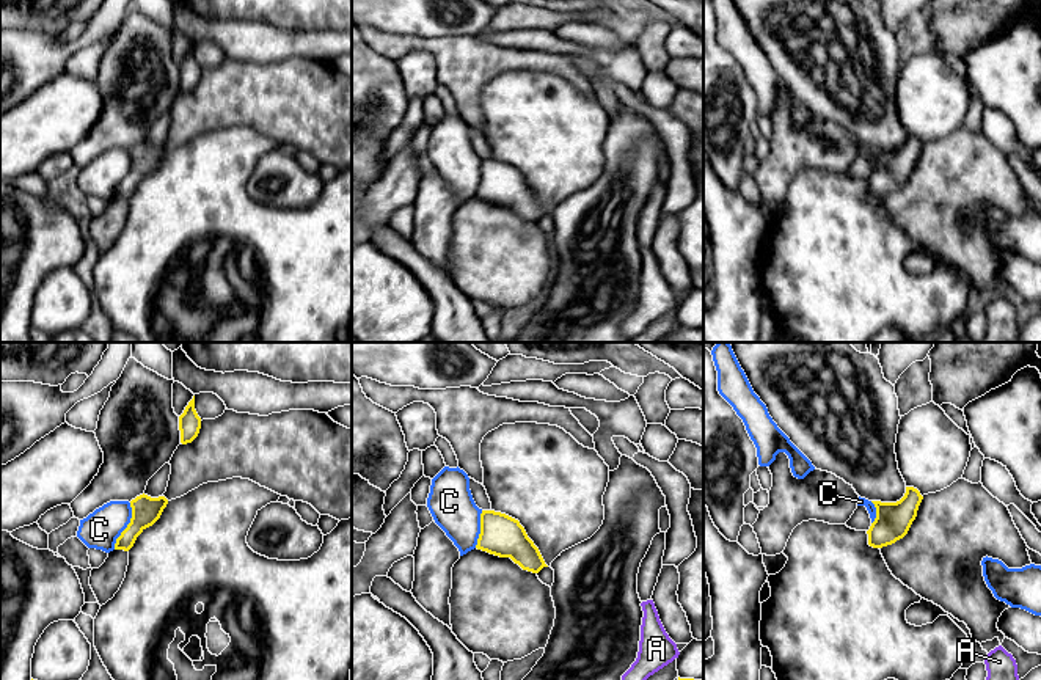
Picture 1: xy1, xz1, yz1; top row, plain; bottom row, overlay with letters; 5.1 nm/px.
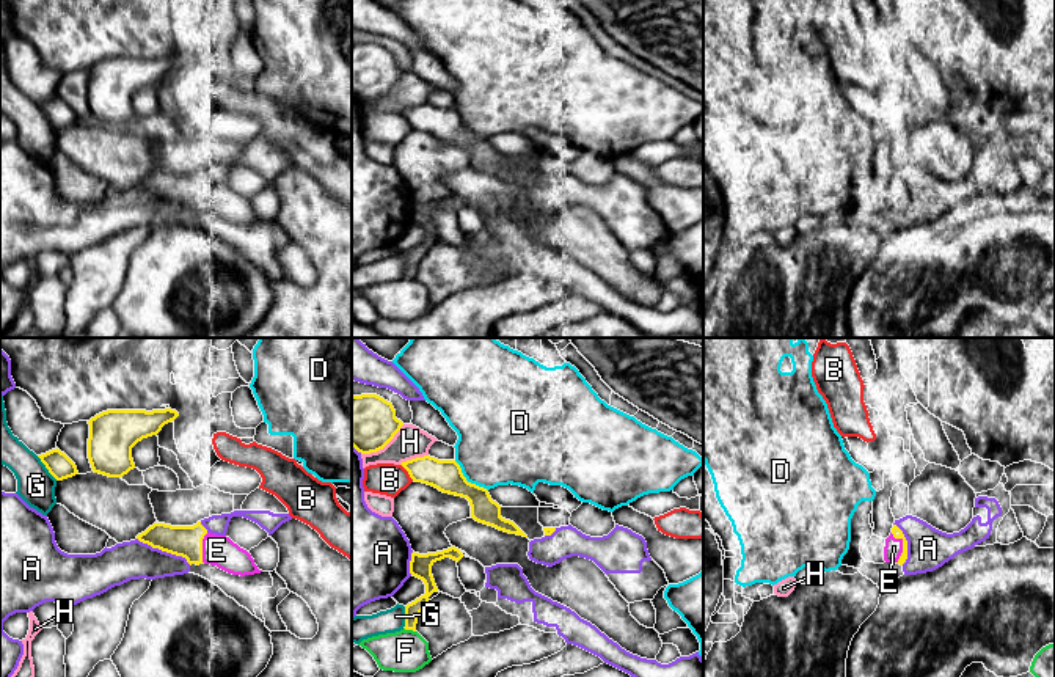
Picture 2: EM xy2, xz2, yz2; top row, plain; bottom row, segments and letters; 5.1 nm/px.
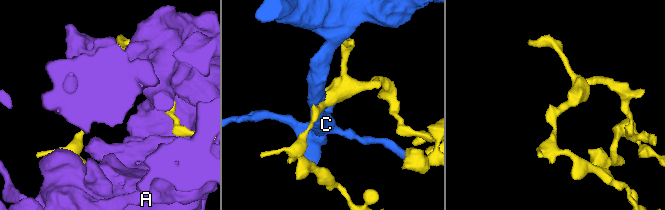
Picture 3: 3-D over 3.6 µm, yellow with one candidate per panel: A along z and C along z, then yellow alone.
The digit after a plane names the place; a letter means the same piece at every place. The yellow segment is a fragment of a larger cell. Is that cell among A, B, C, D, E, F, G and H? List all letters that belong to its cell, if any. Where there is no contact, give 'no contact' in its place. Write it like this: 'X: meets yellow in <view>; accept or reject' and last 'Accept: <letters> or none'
A: meets yellow in xy2; reject
B: meets yellow in xz2; reject
C: meets yellow in xy1; reject
D: meets yellow in xz2; reject
E: meets yellow in yz2; accept
F: meets yellow in xz2; reject
G: meets yellow in xy2; reject
H: meets yellow in xz2; reject
Accept: E

